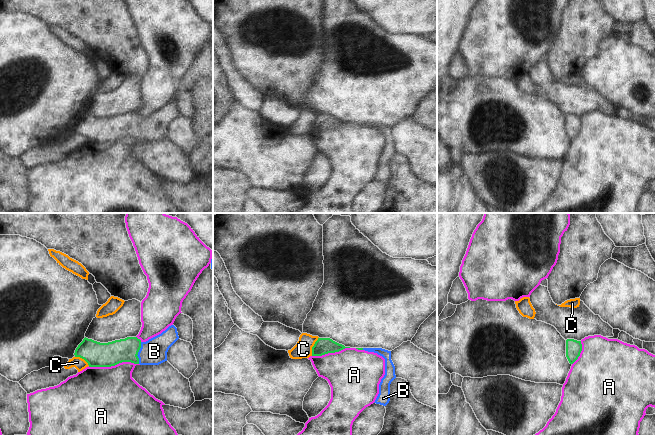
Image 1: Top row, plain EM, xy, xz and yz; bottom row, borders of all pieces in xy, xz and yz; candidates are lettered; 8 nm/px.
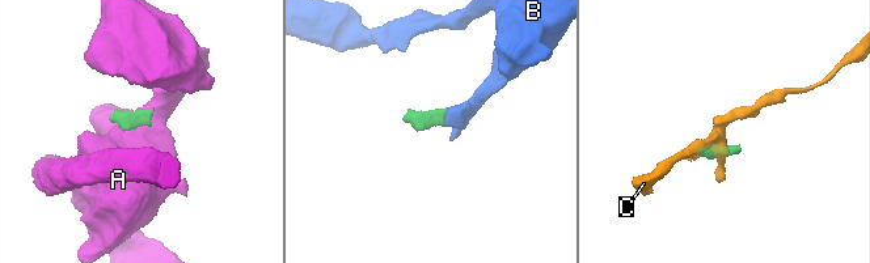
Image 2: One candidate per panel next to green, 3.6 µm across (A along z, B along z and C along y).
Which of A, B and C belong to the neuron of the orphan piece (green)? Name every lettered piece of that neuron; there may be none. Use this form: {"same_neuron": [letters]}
{"same_neuron": ["B"]}

